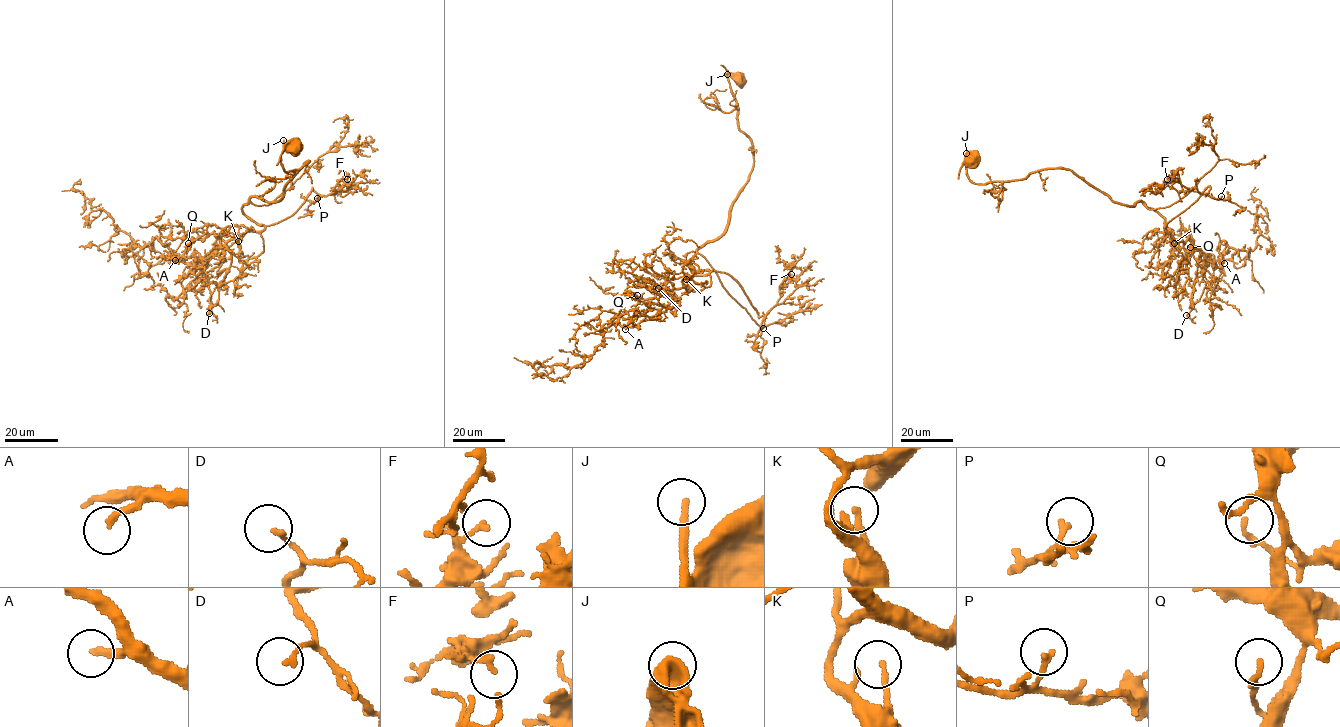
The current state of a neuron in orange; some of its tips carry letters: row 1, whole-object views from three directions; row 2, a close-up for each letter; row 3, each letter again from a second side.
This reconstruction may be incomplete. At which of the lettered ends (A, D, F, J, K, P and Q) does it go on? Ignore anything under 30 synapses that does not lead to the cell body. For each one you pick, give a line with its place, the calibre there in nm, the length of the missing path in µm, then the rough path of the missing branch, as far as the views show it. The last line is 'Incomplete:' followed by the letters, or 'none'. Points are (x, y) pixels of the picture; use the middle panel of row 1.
A: at (625, 329); 220 nm thick; about 30 µm are missing; missing branch runs (625, 329), (619, 332), (623, 335), (614, 344), (603, 346), (588, 338)
Incomplete: A

